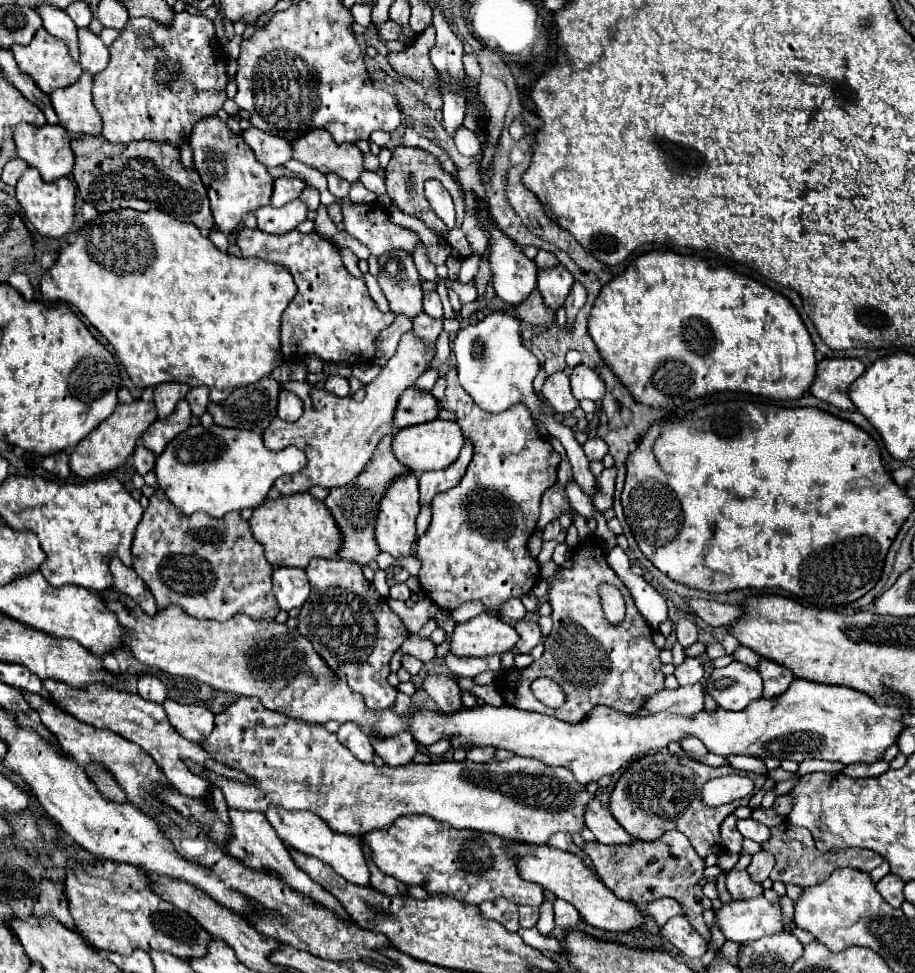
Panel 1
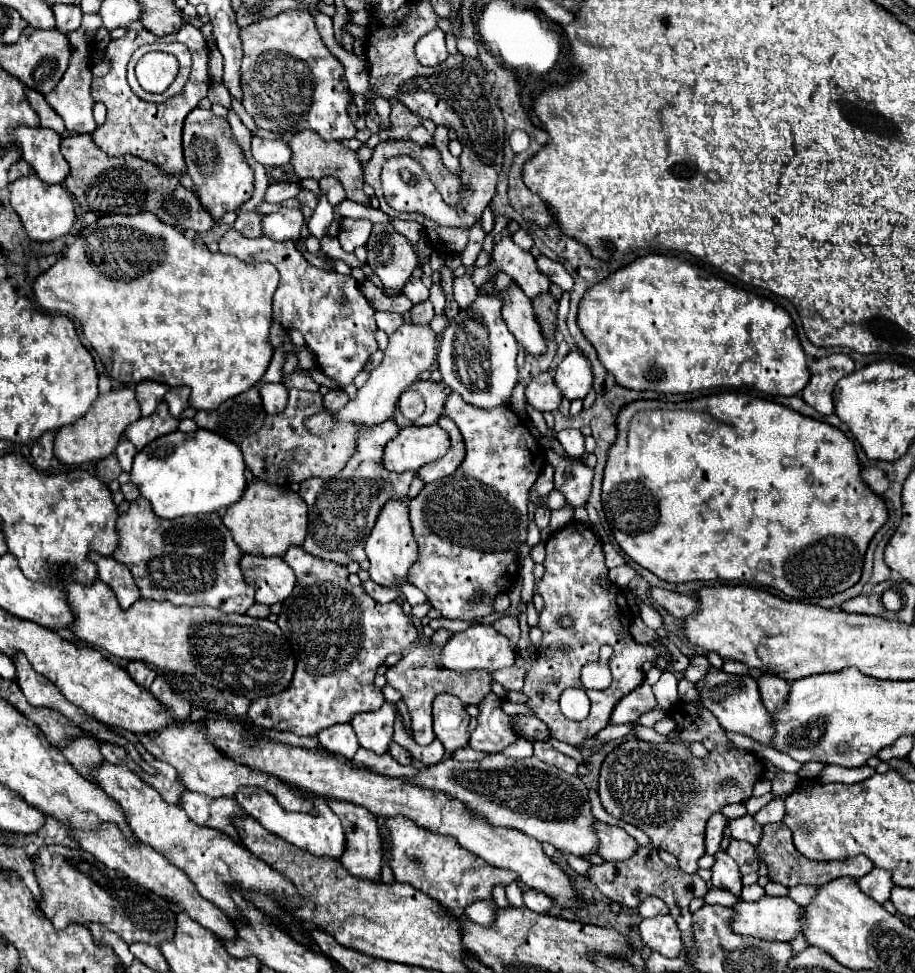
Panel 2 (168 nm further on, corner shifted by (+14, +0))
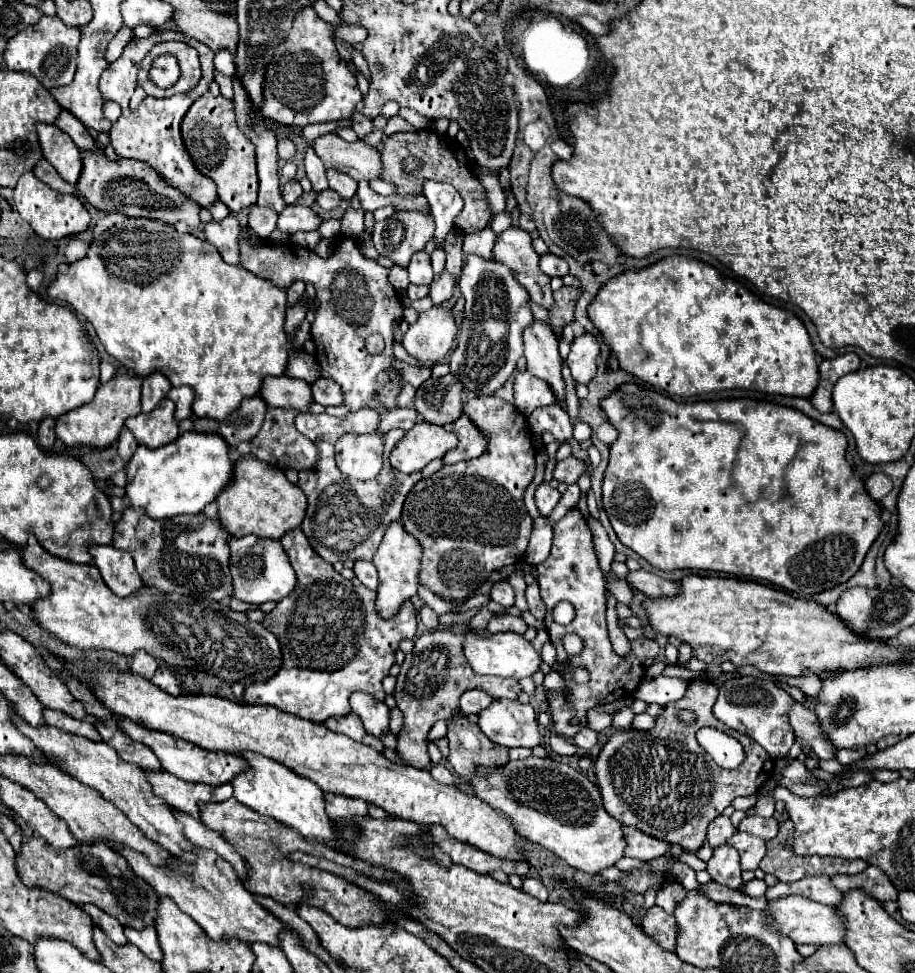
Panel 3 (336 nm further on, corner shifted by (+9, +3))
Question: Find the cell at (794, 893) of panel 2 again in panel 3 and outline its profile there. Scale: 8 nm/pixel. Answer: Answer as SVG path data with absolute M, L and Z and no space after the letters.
M868 865L858 875L834 875L832 883L842 893L848 893L852 889L862 889L866 895L870 895L872 899L876 899L880 903L896 901L896 897L898 897L898 891L890 883L890 879L886 875L882 875L882 871L878 867L872 867L872 865Z

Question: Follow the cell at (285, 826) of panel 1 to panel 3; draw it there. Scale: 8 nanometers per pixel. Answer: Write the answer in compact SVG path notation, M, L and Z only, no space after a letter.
M248 751L242 757L246 759L248 769L230 781L234 787L236 801L240 801L242 805L250 807L252 811L260 815L272 817L280 821L282 825L296 829L306 839L316 839L322 843L336 843L332 821L324 811L324 793L316 783L312 783L306 777L294 775L294 771L290 771L288 767L274 763L272 759L266 759L264 755L254 755Z

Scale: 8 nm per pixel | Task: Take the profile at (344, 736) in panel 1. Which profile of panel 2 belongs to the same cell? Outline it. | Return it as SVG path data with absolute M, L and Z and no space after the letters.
M335 724L335 726L329 726L325 730L321 730L317 734L321 746L329 752L335 752L335 754L341 754L345 758L353 758L357 748L359 748L359 742L357 742L357 736L351 728L351 724Z

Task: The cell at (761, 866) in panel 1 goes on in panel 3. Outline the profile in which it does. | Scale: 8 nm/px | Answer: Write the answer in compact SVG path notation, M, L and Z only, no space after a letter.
M736 831L730 839L728 845L736 847L740 853L740 867L748 869L748 871L756 871L758 863L762 861L762 857L766 855L766 845L762 839L750 835L750 833L740 833Z

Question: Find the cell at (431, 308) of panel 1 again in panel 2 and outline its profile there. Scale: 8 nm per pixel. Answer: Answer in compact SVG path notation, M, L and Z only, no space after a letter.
M411 278L411 280L405 284L403 294L405 294L413 304L425 302L425 300L429 298L429 290L423 286L423 282L421 282L419 278Z

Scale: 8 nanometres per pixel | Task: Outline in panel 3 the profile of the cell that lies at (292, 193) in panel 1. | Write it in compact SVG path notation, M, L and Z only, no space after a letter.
M288 181L284 187L282 187L282 197L284 197L284 203L286 205L296 205L298 199L302 197L302 187L298 181Z

